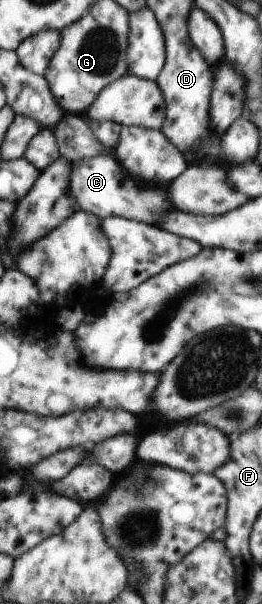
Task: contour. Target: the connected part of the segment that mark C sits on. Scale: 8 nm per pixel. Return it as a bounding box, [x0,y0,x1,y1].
[70,153,170,223]

